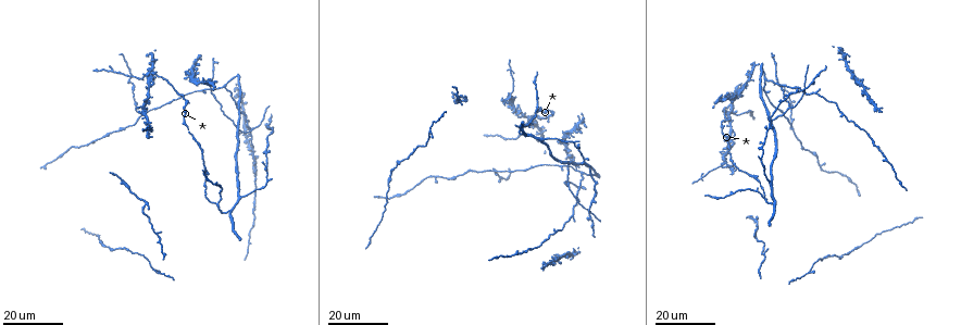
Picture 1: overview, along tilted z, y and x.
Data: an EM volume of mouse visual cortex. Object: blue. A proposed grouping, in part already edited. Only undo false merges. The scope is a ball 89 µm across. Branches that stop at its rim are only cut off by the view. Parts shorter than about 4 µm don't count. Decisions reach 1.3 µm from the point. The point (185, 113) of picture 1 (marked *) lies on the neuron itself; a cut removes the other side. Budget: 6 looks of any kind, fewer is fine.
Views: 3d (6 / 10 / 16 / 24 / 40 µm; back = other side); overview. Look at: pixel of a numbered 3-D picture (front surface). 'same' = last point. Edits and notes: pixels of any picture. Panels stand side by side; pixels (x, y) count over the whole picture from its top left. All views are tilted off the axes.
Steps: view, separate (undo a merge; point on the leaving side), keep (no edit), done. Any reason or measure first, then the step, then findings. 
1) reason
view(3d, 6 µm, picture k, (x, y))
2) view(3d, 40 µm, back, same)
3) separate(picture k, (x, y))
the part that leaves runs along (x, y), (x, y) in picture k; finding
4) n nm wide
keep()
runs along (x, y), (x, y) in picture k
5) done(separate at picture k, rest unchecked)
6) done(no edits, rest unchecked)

sudden change in width
view(3d, 24 µm, picture 1, (142, 78))

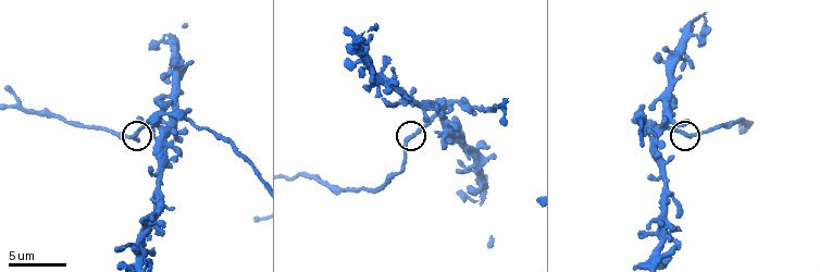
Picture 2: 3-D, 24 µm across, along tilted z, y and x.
closer look
view(3d, 10 µm, picture 2, (136, 128))

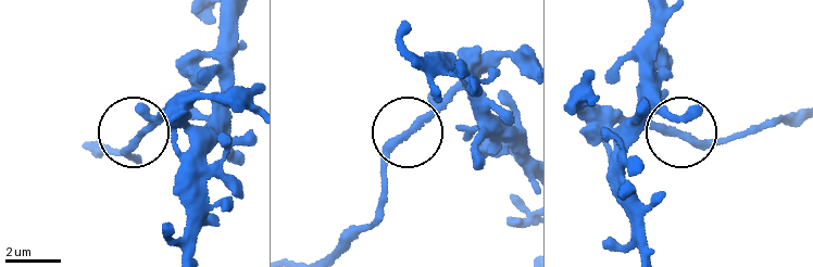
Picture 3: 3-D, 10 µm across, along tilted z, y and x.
keep()
runs along (250, 111), (201, 98), (171, 104), (129, 141), (136, 163) in picture 3; all the same neuron

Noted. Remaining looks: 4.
arms part here
view(3d, 24 µm, picture 1, (792, 128))

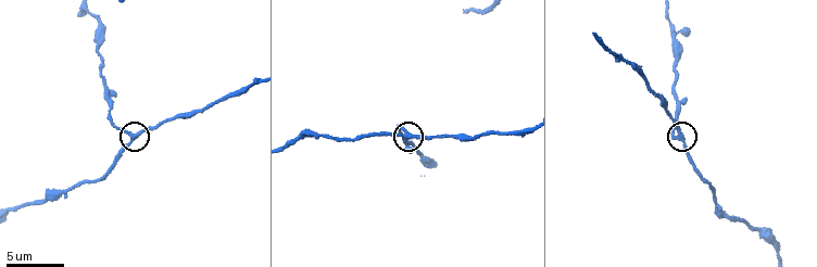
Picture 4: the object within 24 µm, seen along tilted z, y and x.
view(3d, 6 µm, picture 4, (680, 138))

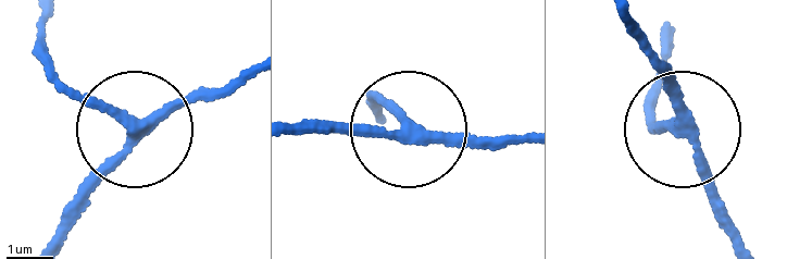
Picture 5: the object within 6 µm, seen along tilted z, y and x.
3 arms
keep()
runs along (252, 70), (138, 122), (111, 116), (38, 63) in picture 5; continuous, no second neuron

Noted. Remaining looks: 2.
view(3d, 24 µm, picture 1, (541, 137))

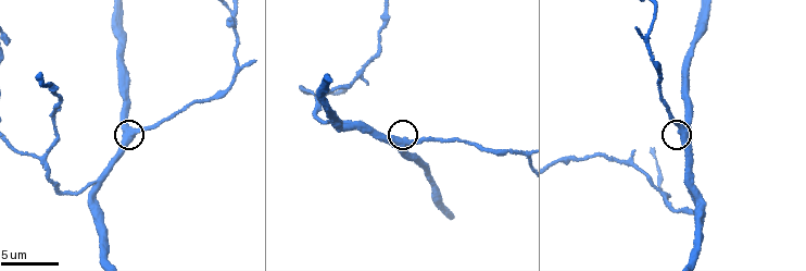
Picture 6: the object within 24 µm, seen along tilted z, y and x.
view(3d, 6 µm, picture 6, (132, 133))

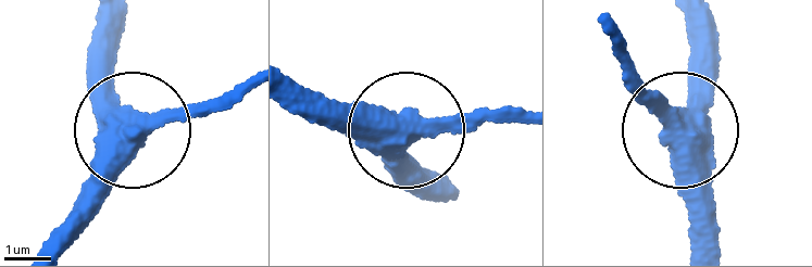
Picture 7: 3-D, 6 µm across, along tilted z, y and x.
400 nm wide
keep()
runs along (294, 103), (419, 131), (515, 118) in picture 7; all the same neuron

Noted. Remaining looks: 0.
done(no edits, rest unchecked)

